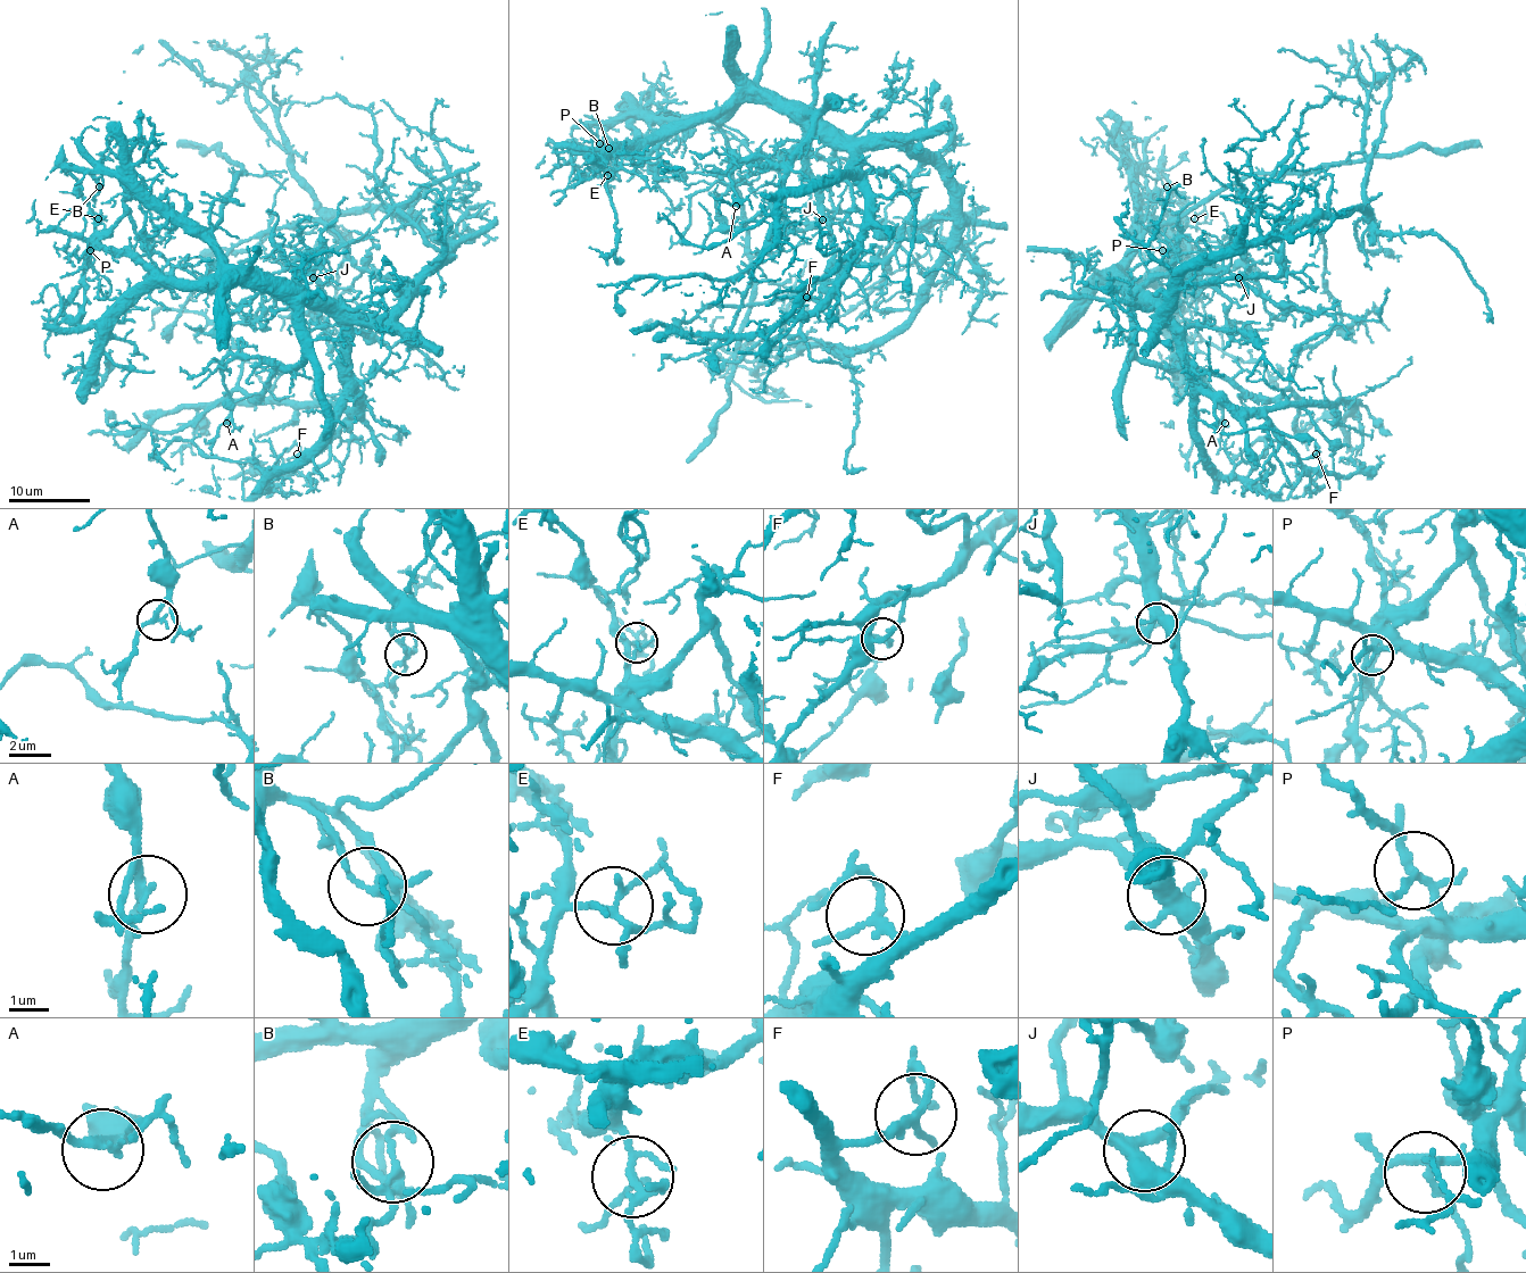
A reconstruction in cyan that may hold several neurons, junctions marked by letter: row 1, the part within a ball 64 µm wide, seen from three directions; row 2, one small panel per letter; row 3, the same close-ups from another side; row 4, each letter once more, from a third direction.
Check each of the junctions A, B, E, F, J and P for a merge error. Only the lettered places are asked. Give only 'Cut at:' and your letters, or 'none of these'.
Cut at: B

